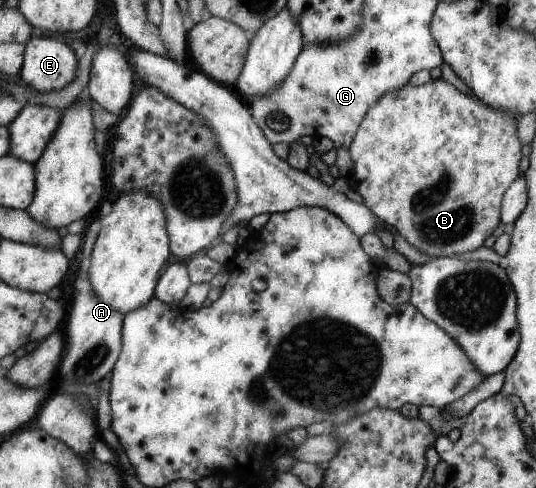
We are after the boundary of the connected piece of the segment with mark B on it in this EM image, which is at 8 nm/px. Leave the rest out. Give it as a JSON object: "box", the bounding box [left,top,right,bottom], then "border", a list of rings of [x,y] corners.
{"box":[348,80,520,257],"border":[[[430,80],[421,86],[412,87],[408,83],[397,90],[382,94],[378,98],[377,105],[369,109],[364,121],[358,126],[357,133],[354,134],[352,145],[348,148],[350,159],[352,160],[352,178],[356,180],[356,192],[362,197],[363,204],[369,212],[377,219],[392,226],[404,241],[419,254],[432,257],[465,257],[466,254],[478,249],[483,244],[484,238],[491,235],[492,230],[498,224],[498,210],[501,210],[500,198],[518,178],[518,162],[520,162],[520,142],[516,138],[516,122],[520,116],[516,116],[505,109],[498,109],[485,102],[481,102],[477,97],[472,98],[468,94],[458,92],[454,86],[446,84],[444,80]]]}

